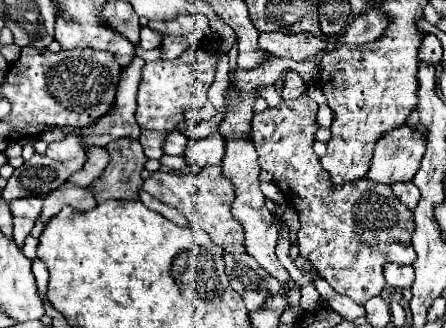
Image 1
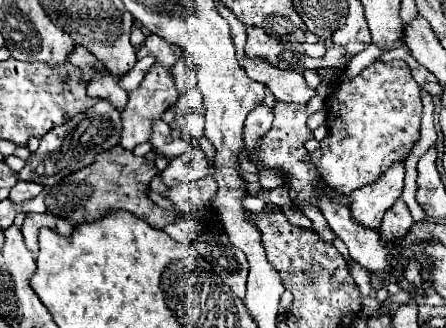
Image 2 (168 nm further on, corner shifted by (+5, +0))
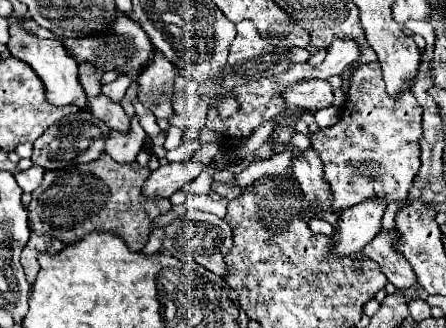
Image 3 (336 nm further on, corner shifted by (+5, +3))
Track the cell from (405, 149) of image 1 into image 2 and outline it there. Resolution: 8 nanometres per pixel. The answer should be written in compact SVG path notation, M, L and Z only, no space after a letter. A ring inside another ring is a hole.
M394 164L382 174L382 180L358 188L350 194L350 210L356 222L366 228L380 228L384 212L402 196L404 164Z

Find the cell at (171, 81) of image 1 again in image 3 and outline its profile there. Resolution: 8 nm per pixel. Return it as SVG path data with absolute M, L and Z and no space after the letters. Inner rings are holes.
M138 117L132 119L132 129L130 133L118 133L118 131L110 131L110 135L106 137L106 145L104 151L118 163L130 163L136 161L136 155L142 151L144 145L144 129L138 123Z

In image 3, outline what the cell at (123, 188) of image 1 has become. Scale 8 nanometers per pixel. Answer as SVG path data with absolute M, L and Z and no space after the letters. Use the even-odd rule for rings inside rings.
M102 153L92 163L70 165L66 169L46 171L42 185L32 193L32 201L28 203L30 231L38 233L38 235L60 239L62 245L78 243L80 237L86 237L88 233L94 233L94 231L100 231L100 233L108 231L108 233L114 233L116 237L122 237L126 241L126 245L130 247L130 251L140 251L148 241L154 219L166 211L170 211L170 207L172 207L170 201L166 201L166 199L146 199L142 195L142 185L148 179L148 175L150 175L148 167L140 167L136 161L130 165L122 165L122 163L116 163L114 159L110 159L106 153Z

